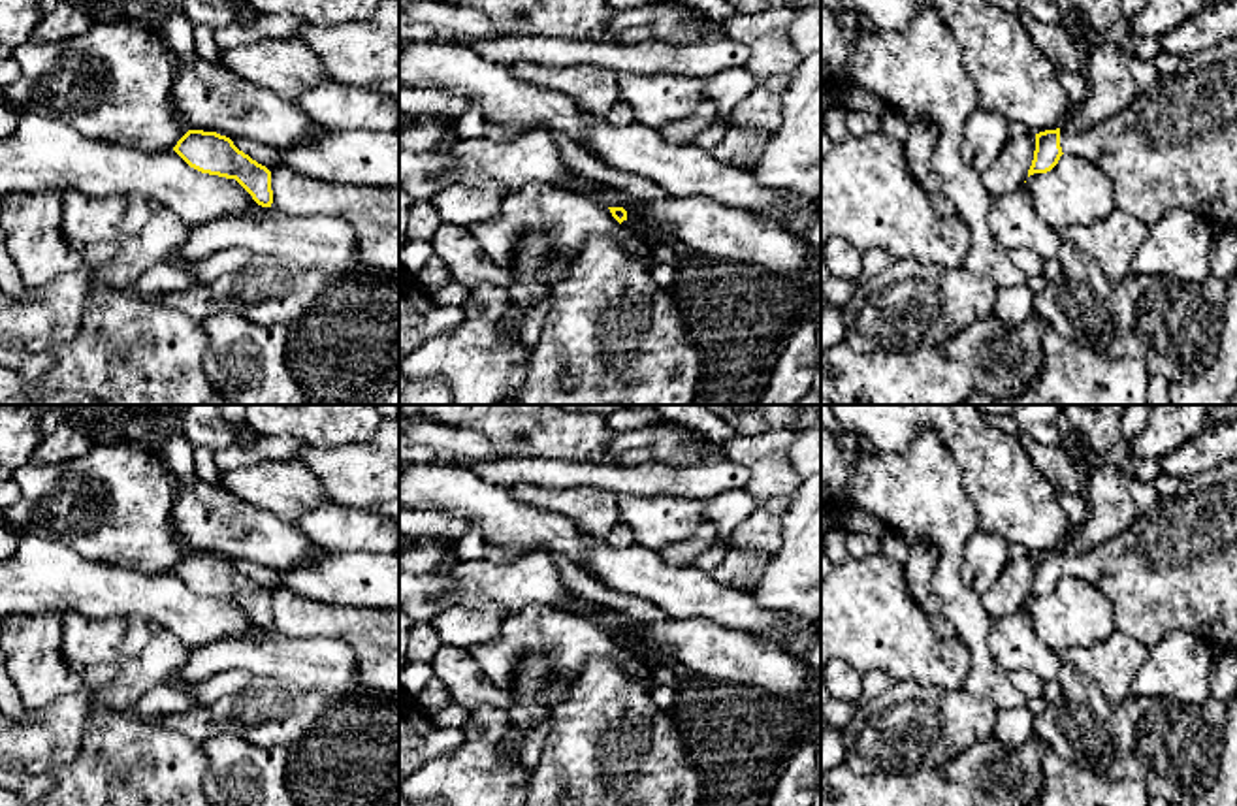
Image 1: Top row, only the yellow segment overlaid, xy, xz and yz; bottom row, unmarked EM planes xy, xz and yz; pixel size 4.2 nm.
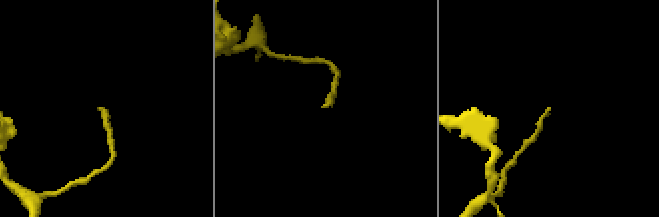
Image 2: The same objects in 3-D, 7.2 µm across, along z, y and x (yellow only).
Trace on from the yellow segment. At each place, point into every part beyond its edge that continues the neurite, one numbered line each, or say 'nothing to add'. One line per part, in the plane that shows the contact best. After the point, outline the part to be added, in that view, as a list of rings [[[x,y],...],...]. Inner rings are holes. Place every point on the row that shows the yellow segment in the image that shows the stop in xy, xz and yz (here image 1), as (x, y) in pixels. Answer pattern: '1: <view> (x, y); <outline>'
1: yz (1175, 145); [[[1237,36],[1192,53],[1173,77],[1152,77],[1120,113],[1079,134],[1060,130],[1064,154],[1096,164],[1113,185],[1115,207],[1152,228],[1171,209],[1188,209],[1211,224],[1237,232]]]

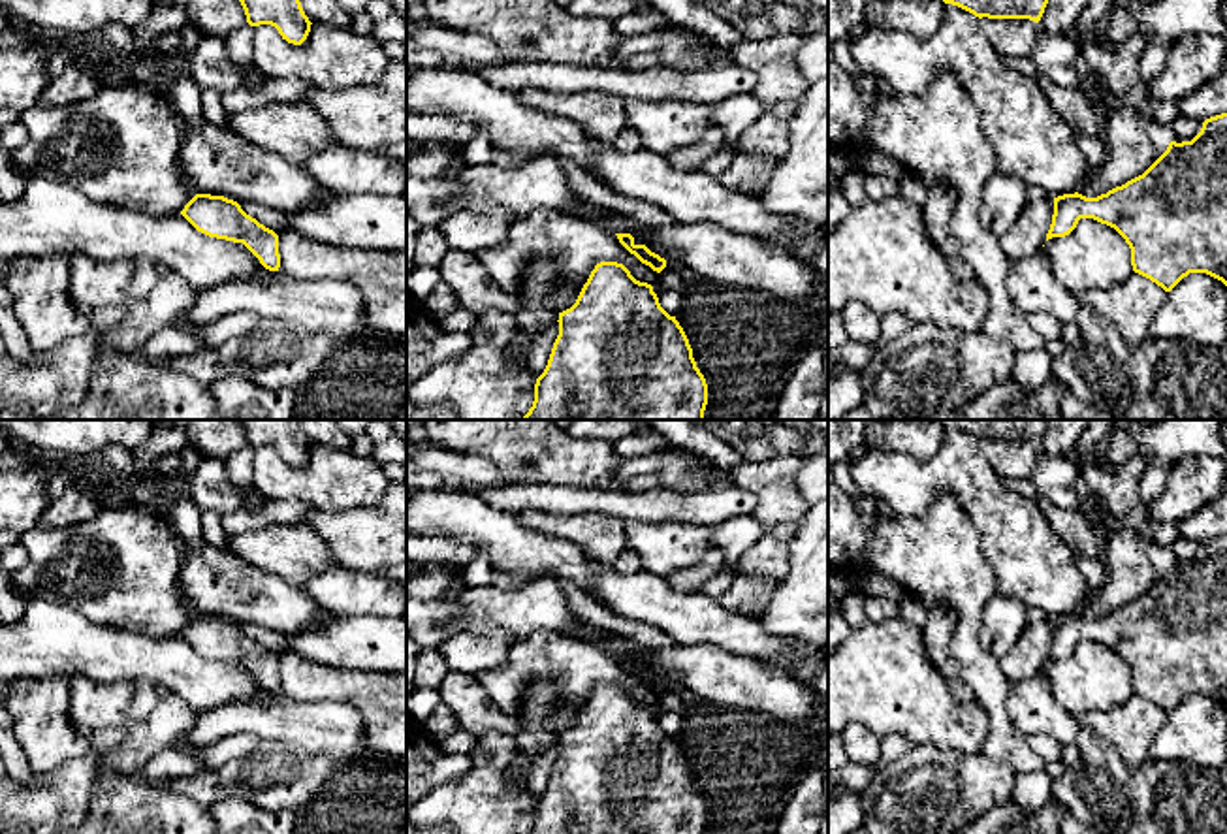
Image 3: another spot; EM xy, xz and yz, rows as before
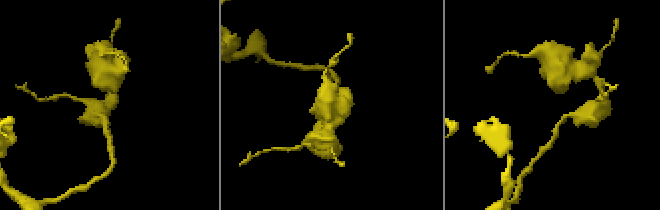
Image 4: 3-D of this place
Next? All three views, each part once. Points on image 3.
nothing to add

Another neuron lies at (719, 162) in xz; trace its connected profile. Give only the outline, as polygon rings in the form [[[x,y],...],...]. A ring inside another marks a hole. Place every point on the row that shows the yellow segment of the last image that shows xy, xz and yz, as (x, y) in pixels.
[[[725,147],[721,151],[717,151],[715,154],[711,154],[709,158],[706,158],[698,166],[698,169],[704,173],[709,173],[713,177],[719,177],[730,168],[732,158],[734,158],[734,149]]]

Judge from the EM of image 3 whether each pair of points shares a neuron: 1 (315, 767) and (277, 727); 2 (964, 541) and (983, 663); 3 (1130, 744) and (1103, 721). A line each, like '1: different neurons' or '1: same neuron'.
1: different neurons
2: same neuron
3: same neuron

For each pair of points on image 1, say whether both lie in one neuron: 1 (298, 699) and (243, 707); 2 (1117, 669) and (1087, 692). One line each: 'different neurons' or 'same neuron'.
1: same neuron
2: different neurons

